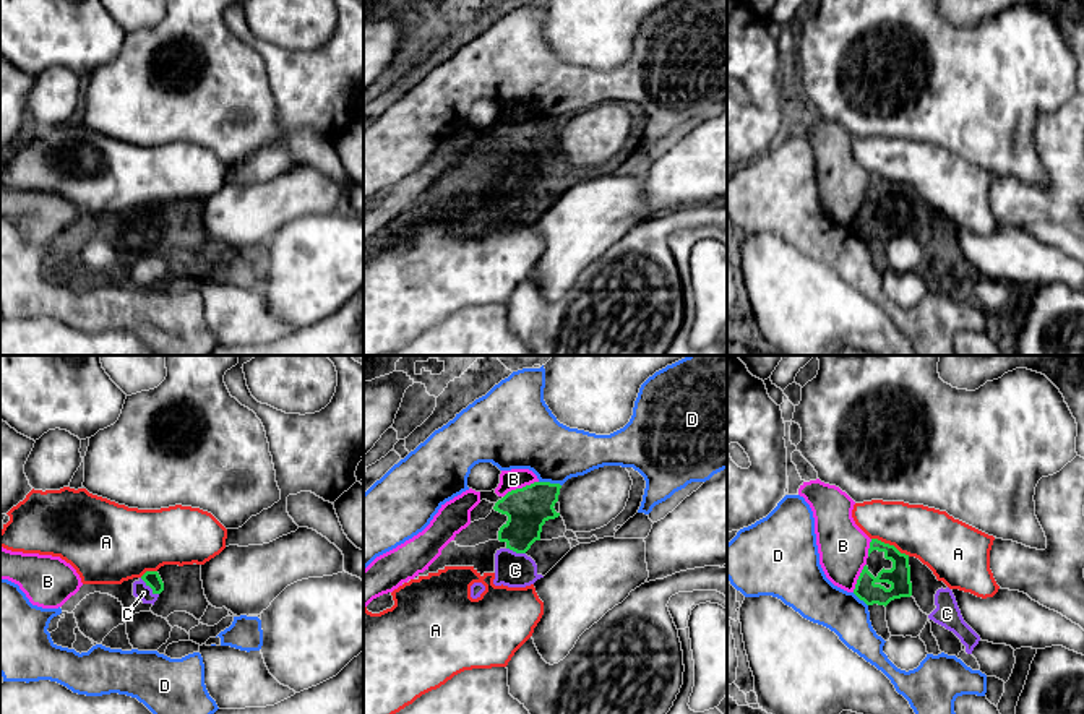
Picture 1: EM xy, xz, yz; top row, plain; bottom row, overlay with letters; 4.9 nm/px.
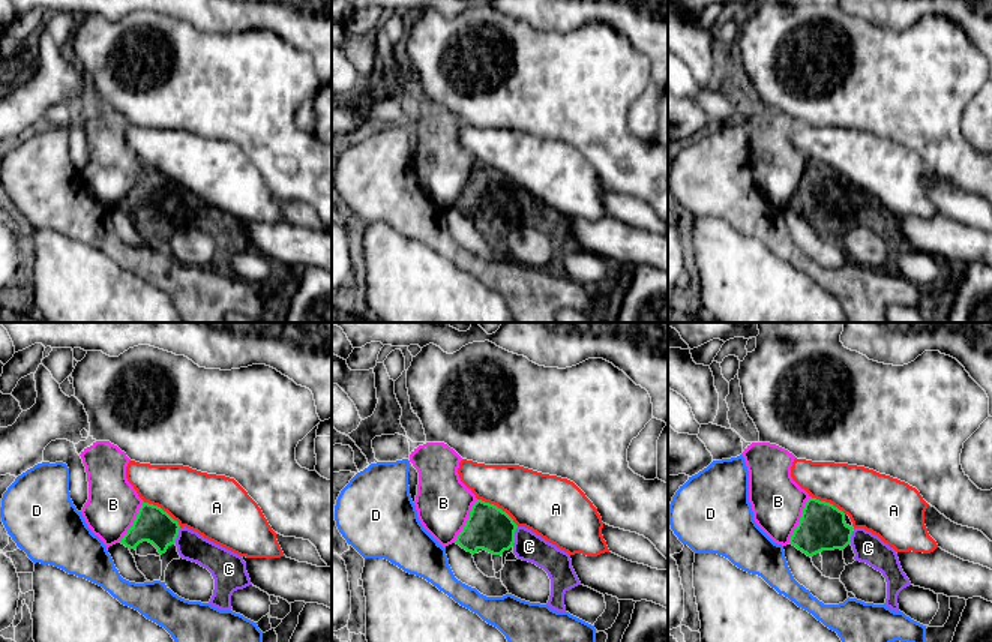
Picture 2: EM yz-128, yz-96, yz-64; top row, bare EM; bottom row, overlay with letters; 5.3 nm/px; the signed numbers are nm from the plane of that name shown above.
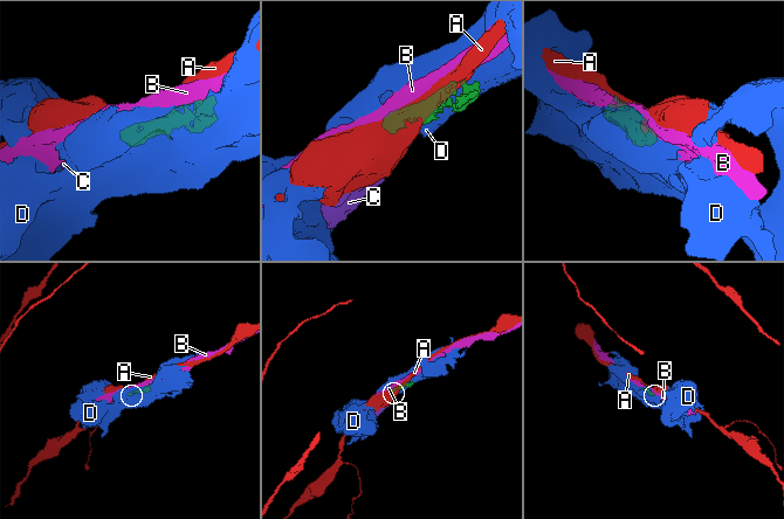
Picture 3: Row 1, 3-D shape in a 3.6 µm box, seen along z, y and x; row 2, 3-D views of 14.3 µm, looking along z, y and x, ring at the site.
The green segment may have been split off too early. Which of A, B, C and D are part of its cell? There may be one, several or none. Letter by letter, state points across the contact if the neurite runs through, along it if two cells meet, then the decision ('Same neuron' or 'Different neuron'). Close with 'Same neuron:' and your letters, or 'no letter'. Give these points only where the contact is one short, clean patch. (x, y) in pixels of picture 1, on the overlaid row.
A: Different neuron
B: Different neuron
C: Path across: xy (151, 578), (150, 586), (143, 593). Same neuron
D: Different neuron
Same neuron: C

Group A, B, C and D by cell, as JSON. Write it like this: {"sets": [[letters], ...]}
{"sets": [["A"], ["B"], ["C"], ["D"]]}

